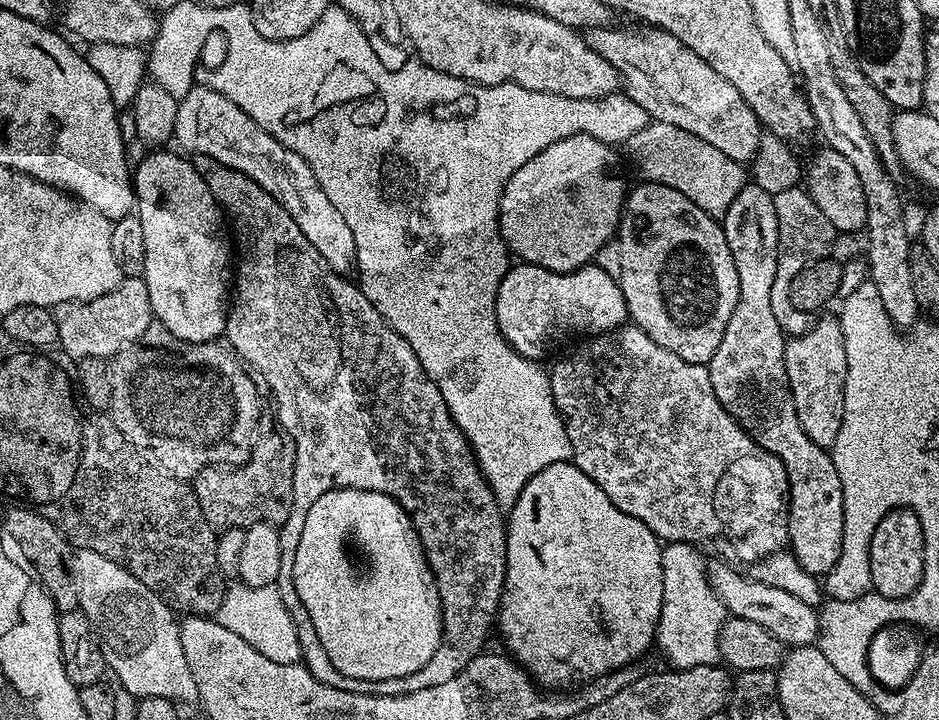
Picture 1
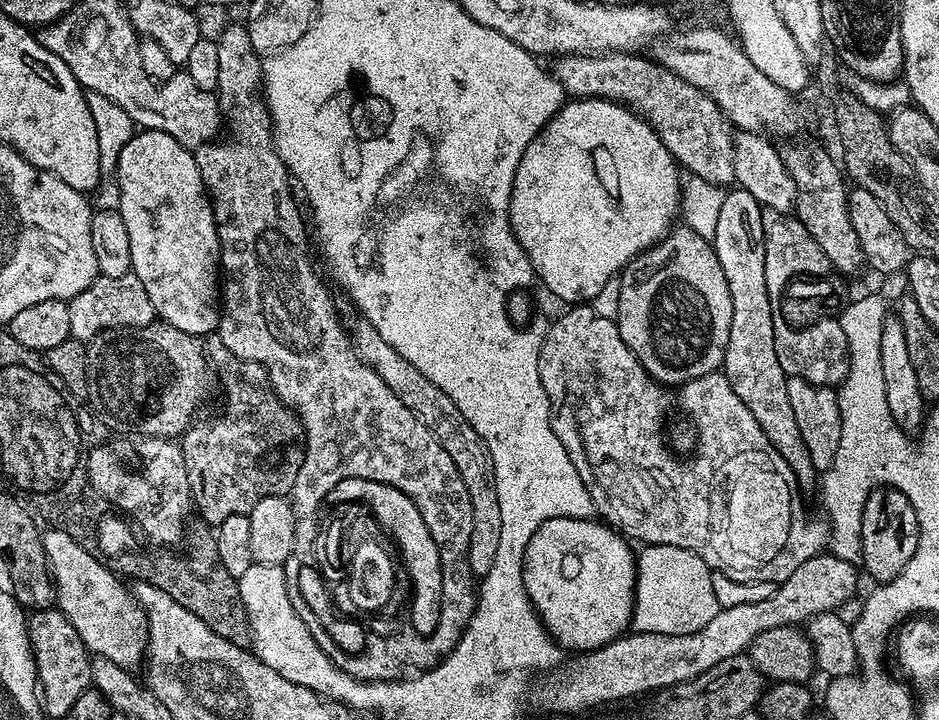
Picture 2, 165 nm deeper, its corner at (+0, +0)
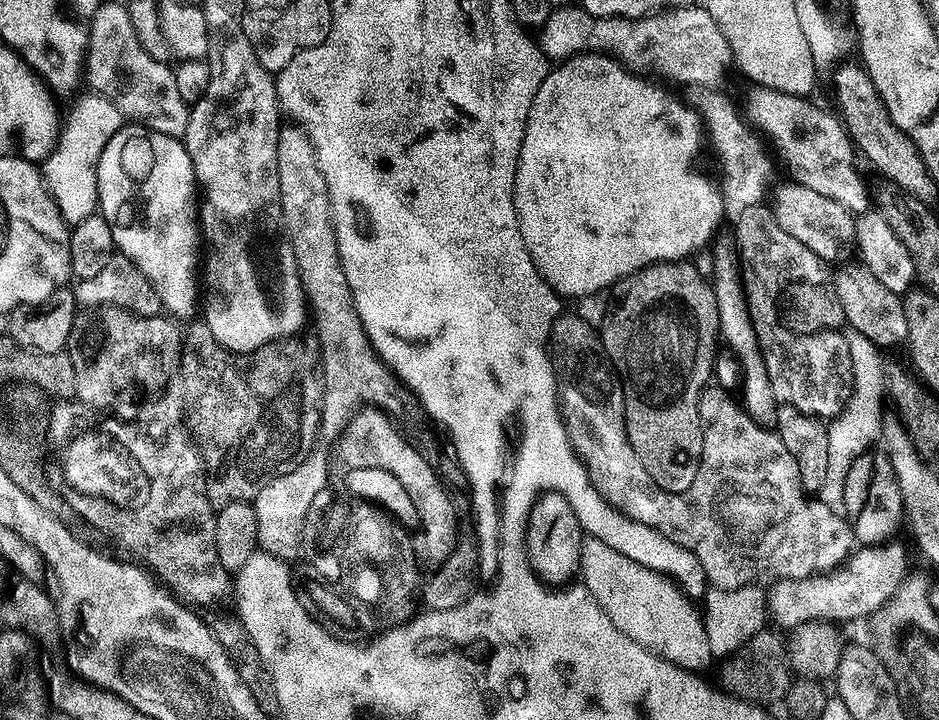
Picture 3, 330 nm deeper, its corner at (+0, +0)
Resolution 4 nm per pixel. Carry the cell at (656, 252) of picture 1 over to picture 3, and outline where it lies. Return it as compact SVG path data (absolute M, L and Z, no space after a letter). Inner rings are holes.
M692 262L652 264L632 276L623 276L611 289L608 316L599 325L598 335L603 355L624 383L624 421L638 462L642 462L662 491L686 491L700 469L704 437L704 427L700 425L700 396L713 379L718 355L716 340L718 344L721 339L718 302L711 283Z

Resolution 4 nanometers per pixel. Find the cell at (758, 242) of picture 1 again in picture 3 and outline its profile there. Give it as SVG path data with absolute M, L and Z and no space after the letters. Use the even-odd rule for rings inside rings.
M731 239L724 240L720 245L717 243L716 257L712 260L712 276L710 272L710 283L716 301L718 302L718 318L720 319L720 334L723 343L728 343L731 355L738 358L738 363L742 373L742 389L744 388L744 400L742 399L743 407L749 416L758 424L765 426L771 425L775 421L778 411L778 405L774 398L774 390L770 386L770 378L766 370L766 362L764 361L764 354L760 351L760 343L756 337L756 327L752 324L752 316L748 313L748 295L744 293L744 278L742 275L742 265L740 262L740 254L737 245Z

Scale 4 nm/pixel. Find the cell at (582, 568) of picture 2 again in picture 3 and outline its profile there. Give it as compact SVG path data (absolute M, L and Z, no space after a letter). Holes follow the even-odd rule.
M546 492L537 499L528 515L528 531L526 533L526 551L532 571L549 586L564 586L571 576L580 571L580 542L582 533L578 518L574 518L574 510L557 492Z

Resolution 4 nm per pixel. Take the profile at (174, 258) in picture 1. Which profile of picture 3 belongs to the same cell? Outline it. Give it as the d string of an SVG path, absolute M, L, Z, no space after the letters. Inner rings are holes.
M135 122L120 128L118 134L114 134L110 142L106 142L102 158L98 158L96 198L99 215L103 216L112 231L115 251L134 262L134 266L138 266L138 270L146 274L160 298L161 309L169 317L180 322L191 321L195 312L197 315L198 301L202 296L202 284L198 279L202 233L198 223L196 175L190 162L190 154L184 149L183 139L154 132Z

